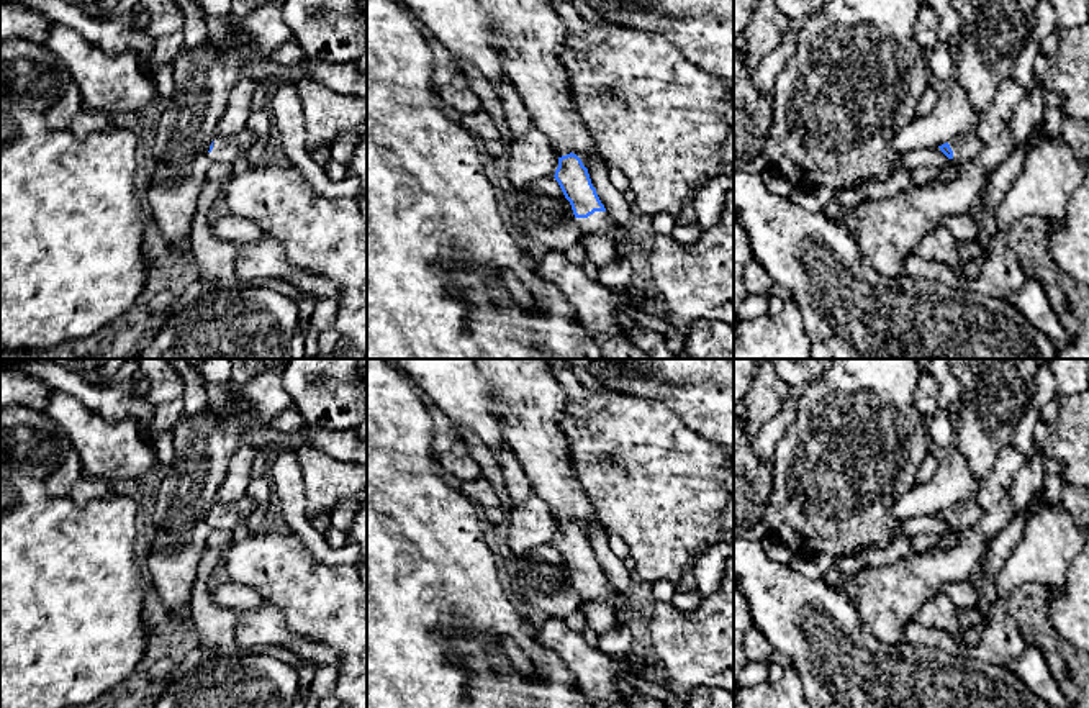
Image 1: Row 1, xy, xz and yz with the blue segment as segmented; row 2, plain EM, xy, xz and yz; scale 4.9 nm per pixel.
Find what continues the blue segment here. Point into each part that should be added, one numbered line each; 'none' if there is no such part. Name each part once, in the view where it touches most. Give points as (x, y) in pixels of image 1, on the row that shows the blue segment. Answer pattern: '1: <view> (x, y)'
1: xz (600, 223)

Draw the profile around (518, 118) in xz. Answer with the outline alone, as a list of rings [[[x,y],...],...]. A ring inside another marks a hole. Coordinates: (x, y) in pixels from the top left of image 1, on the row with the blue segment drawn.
[[[503,74],[501,84],[496,87],[496,92],[499,95],[503,113],[514,139],[526,136],[526,133],[532,128],[532,120],[516,87],[506,74]]]

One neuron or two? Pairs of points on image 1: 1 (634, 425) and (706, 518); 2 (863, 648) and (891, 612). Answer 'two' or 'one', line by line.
1: one
2: two

